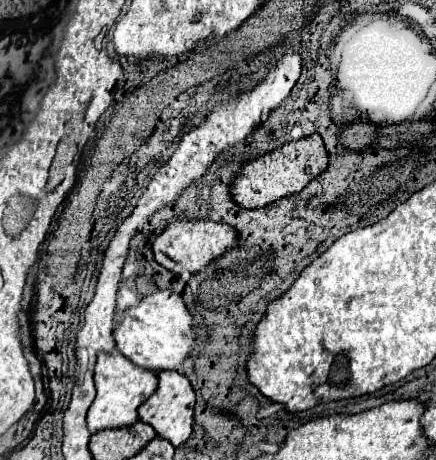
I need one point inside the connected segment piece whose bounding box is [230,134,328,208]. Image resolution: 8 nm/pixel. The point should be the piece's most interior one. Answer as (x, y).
(276, 174)

